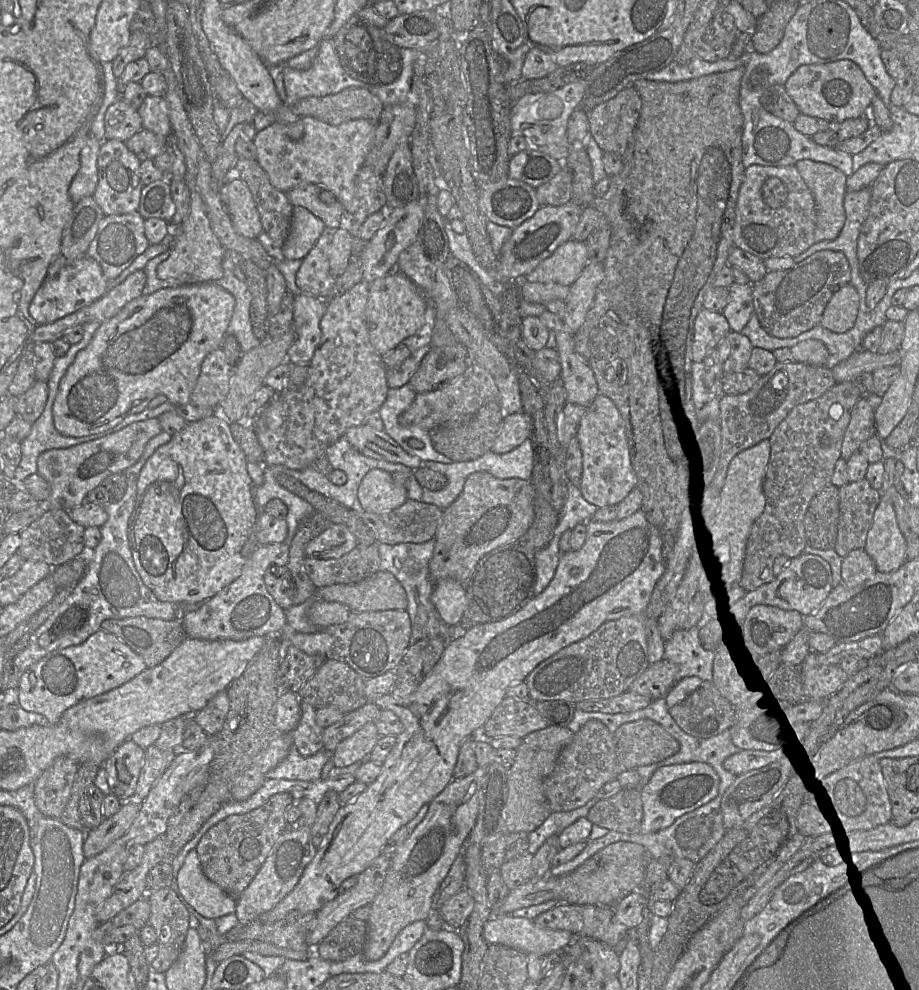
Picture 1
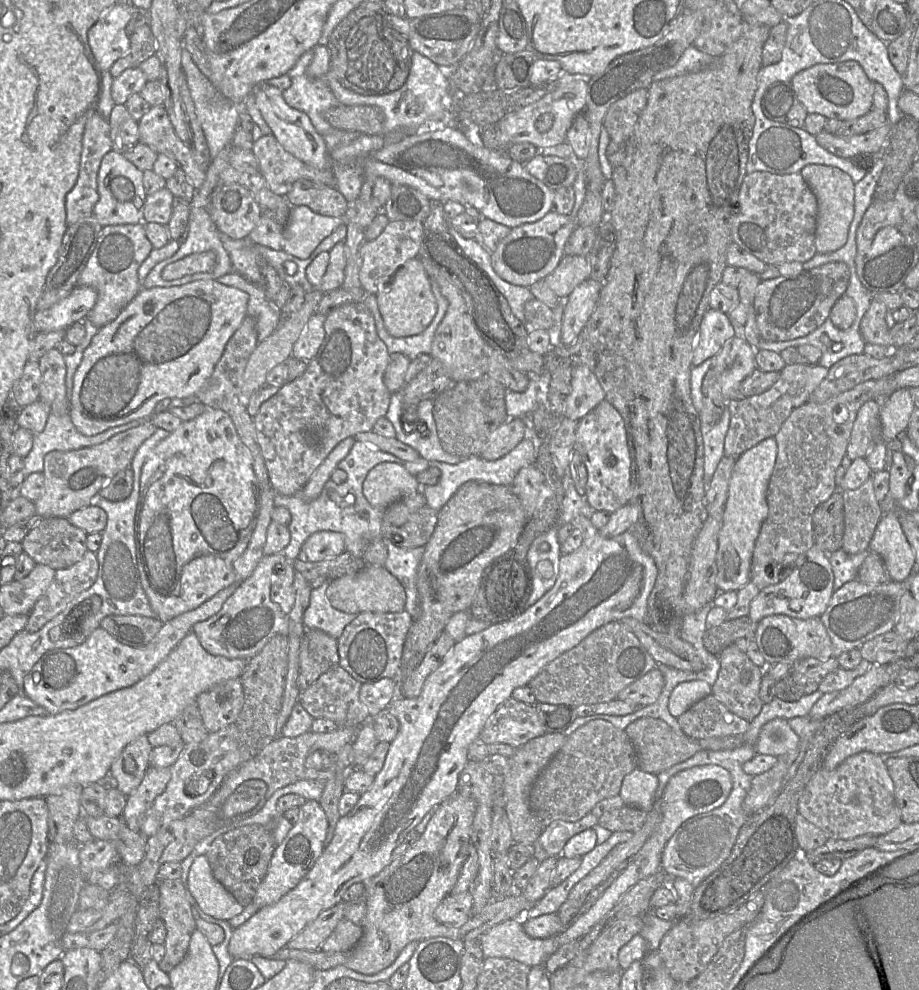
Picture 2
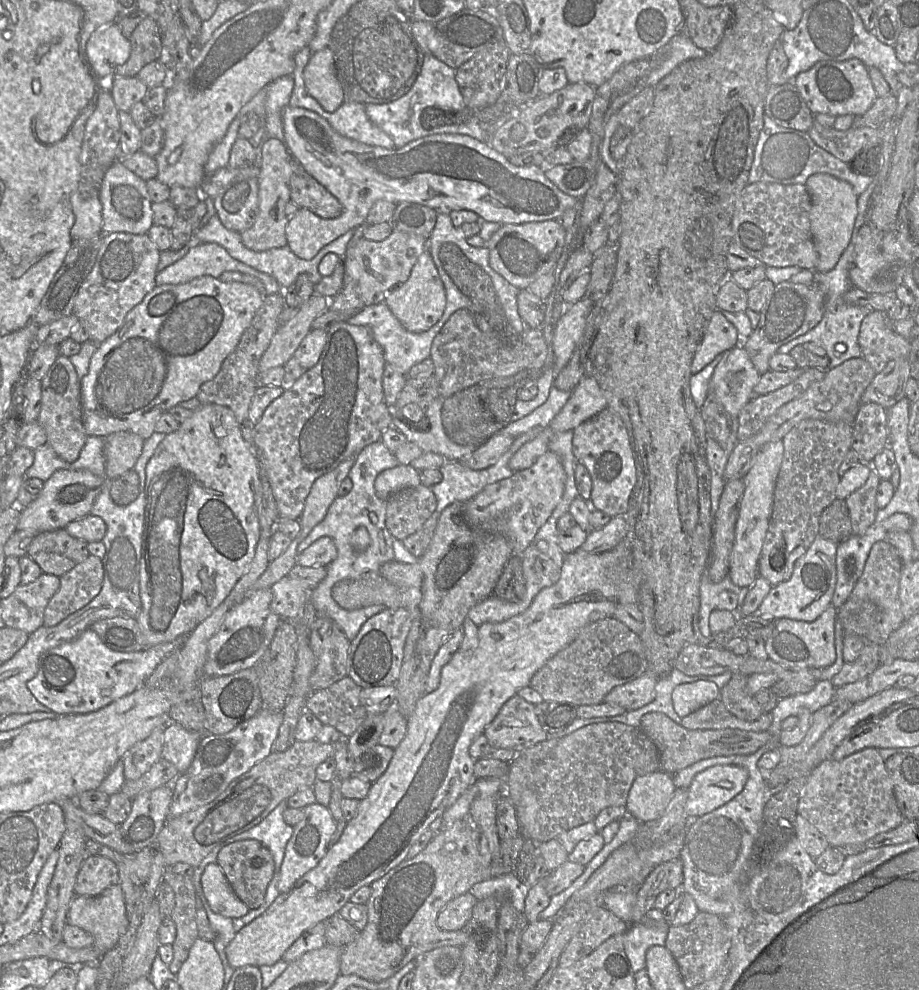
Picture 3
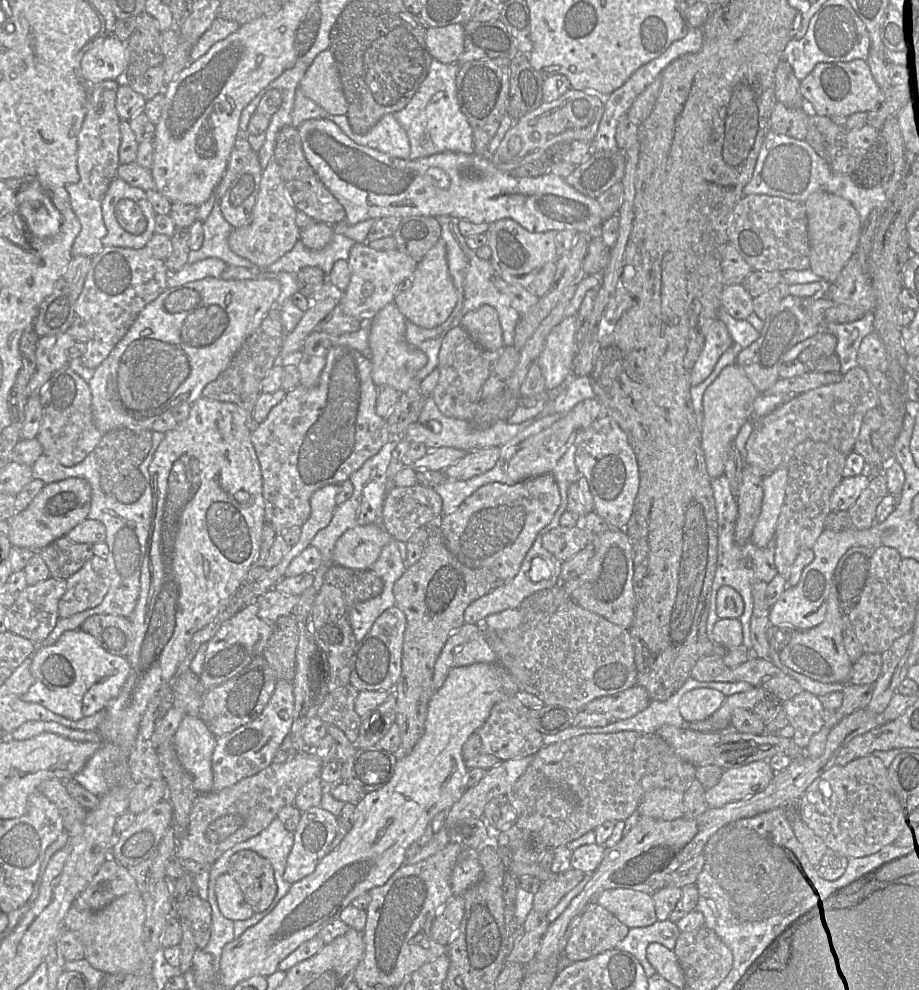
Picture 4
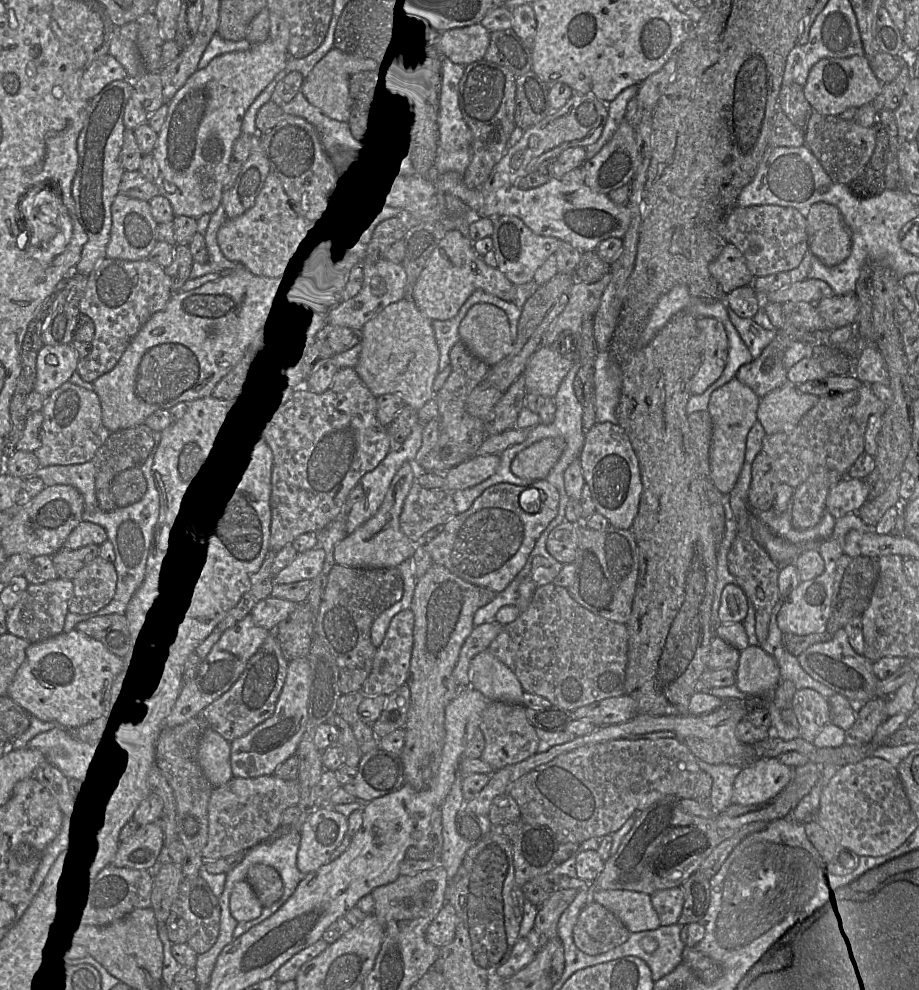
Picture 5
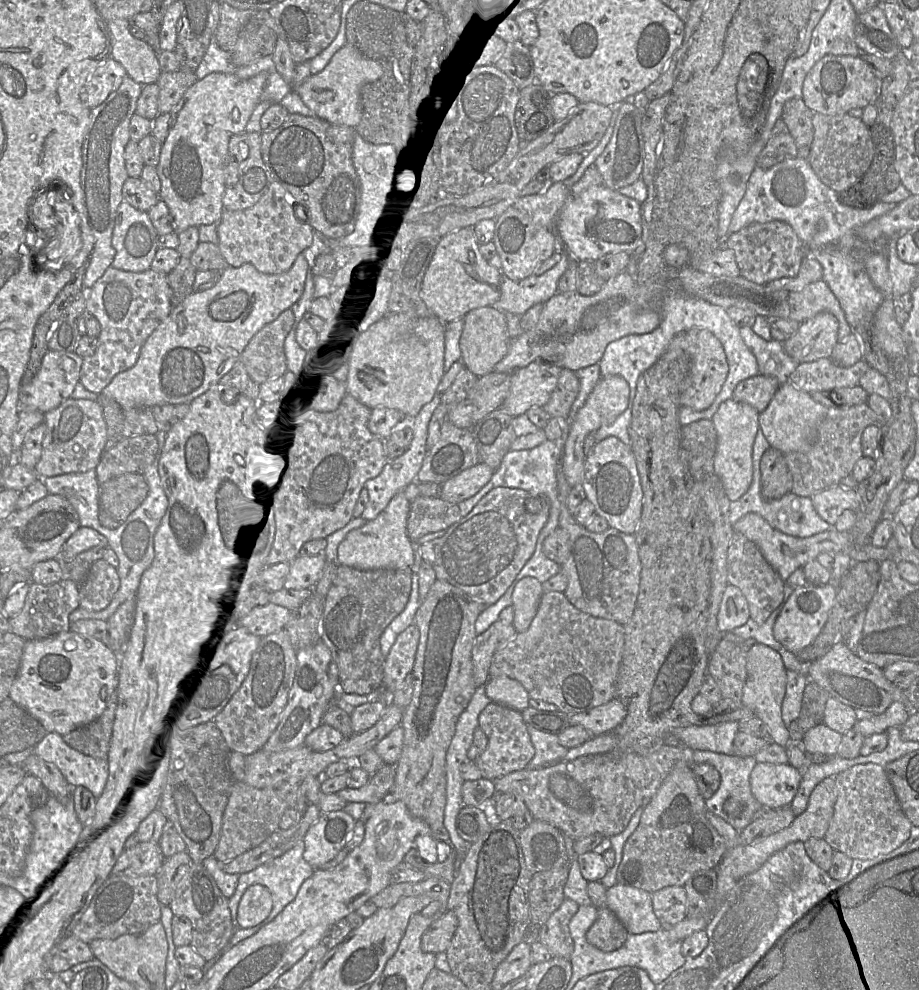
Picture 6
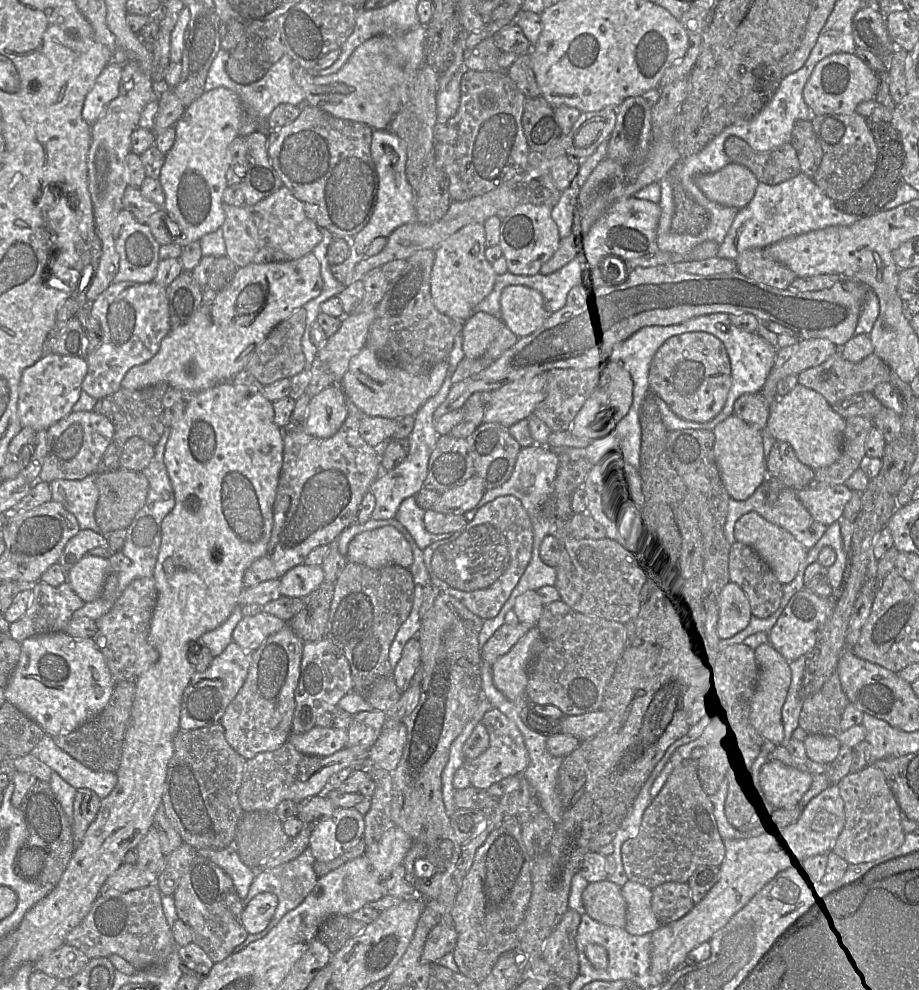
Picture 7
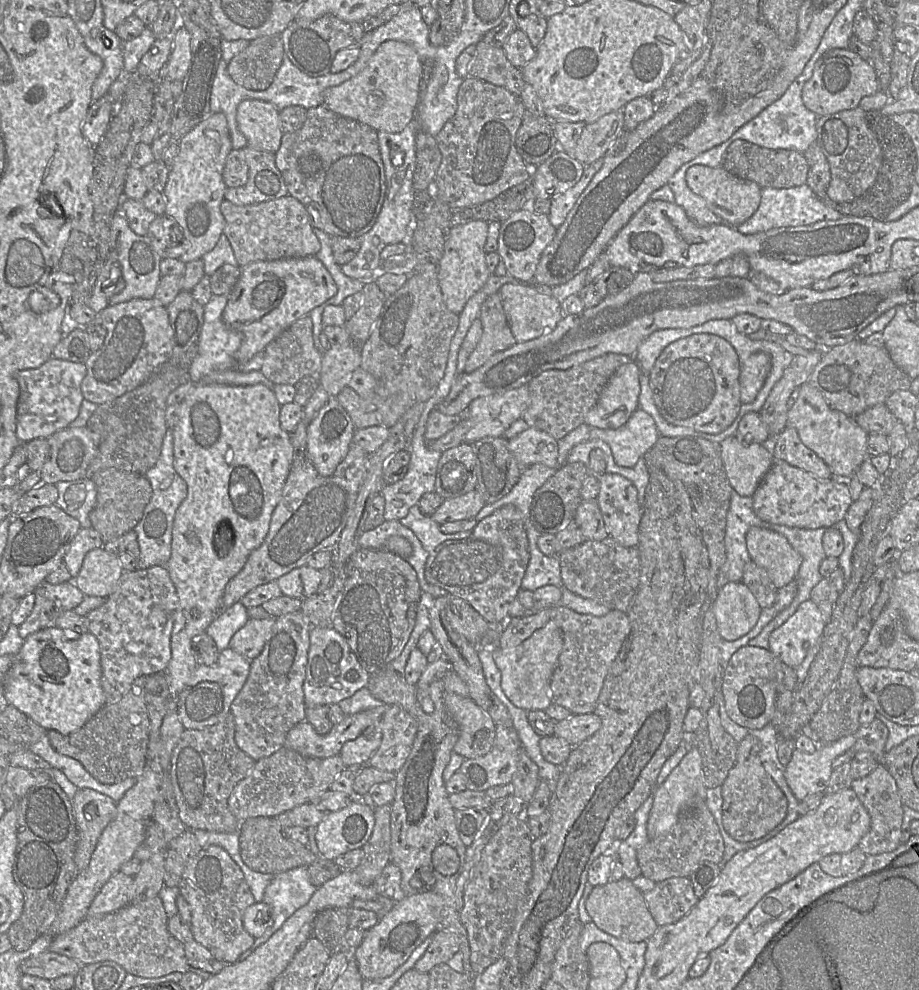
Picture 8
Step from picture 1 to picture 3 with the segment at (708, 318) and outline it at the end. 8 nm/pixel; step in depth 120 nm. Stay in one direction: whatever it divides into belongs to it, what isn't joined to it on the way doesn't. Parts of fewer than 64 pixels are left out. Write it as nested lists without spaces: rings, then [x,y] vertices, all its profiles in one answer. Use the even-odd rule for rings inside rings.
[[[716,310],[694,355],[691,373],[698,373],[710,364],[716,356],[739,344],[739,334],[735,326],[726,319],[721,310]]]

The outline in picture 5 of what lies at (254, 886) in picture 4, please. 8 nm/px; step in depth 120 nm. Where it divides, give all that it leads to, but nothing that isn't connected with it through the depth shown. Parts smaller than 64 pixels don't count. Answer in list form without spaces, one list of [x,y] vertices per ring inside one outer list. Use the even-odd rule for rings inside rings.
[[[256,863],[249,867],[247,881],[263,907],[269,907],[282,895],[283,883],[279,873],[271,866]]]

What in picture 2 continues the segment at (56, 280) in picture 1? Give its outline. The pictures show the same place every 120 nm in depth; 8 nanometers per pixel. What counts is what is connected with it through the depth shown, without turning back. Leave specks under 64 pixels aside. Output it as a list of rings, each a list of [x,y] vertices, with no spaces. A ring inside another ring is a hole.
[[[76,286],[66,298],[46,310],[35,312],[34,320],[38,332],[66,330],[74,323],[83,321],[94,307],[96,300],[95,289]]]

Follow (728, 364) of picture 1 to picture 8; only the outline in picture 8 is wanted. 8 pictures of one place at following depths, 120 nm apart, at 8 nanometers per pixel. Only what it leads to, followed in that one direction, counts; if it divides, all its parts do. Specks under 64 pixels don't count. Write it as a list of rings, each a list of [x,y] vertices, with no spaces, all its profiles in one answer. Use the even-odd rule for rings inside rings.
[[[735,435],[724,439],[720,447],[731,487],[741,496],[752,496],[773,464],[770,447],[743,442]]]

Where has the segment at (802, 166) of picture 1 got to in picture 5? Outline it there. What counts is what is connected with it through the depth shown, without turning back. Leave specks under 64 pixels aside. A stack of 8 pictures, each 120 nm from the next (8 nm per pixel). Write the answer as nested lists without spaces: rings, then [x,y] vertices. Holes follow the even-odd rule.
[[[816,202],[807,214],[810,252],[828,267],[846,260],[852,248],[852,238],[839,208],[826,202]]]

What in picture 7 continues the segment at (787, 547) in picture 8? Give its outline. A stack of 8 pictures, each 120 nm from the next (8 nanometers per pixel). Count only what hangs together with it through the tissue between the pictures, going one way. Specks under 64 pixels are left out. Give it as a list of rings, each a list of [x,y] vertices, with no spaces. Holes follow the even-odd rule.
[[[749,512],[739,518],[734,532],[736,540],[754,549],[783,585],[791,583],[796,577],[800,565],[809,552],[809,549],[790,533],[767,521],[756,512]]]

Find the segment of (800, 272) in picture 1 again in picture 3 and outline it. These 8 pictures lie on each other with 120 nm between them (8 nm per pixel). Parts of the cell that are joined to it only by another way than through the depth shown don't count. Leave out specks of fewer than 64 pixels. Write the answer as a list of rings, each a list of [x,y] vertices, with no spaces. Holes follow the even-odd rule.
[[[781,282],[759,313],[760,321],[749,338],[741,344],[760,375],[770,371],[769,360],[778,349],[817,326],[825,312],[825,293],[817,282],[811,284]]]

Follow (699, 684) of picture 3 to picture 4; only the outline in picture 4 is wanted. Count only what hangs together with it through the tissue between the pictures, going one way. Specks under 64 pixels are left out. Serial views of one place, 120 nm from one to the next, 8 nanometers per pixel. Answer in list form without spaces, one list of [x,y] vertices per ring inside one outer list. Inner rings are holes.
[[[695,688],[683,695],[679,703],[682,717],[688,721],[708,719],[724,703],[727,696],[712,688]]]

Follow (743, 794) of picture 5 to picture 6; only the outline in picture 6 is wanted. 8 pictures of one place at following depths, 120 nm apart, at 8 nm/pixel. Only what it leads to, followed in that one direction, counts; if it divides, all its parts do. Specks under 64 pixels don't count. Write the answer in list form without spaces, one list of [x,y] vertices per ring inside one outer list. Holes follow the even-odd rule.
[[[757,763],[750,775],[754,797],[770,809],[790,806],[801,780],[802,770],[784,763]]]

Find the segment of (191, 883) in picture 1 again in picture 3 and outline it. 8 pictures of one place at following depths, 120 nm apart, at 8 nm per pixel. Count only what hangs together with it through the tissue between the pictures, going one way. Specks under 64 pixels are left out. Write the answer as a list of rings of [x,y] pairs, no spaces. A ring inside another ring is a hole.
[[[216,863],[206,866],[201,877],[203,894],[213,912],[228,918],[240,918],[250,910],[234,893],[221,867]]]

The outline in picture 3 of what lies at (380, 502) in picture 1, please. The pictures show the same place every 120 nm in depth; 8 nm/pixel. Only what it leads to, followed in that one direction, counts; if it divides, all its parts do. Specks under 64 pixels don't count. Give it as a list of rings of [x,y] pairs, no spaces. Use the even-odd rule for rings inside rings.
[[[408,465],[396,467],[380,472],[374,482],[376,495],[386,500],[390,495],[406,487],[415,487],[420,483],[419,471]]]

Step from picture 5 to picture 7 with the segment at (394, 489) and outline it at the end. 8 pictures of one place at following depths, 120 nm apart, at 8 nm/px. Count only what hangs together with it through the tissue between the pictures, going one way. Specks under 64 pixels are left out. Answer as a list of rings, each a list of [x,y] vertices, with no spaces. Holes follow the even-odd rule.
[[[384,526],[357,534],[348,545],[346,559],[370,568],[390,564],[409,568],[413,551],[401,532],[393,526]]]

